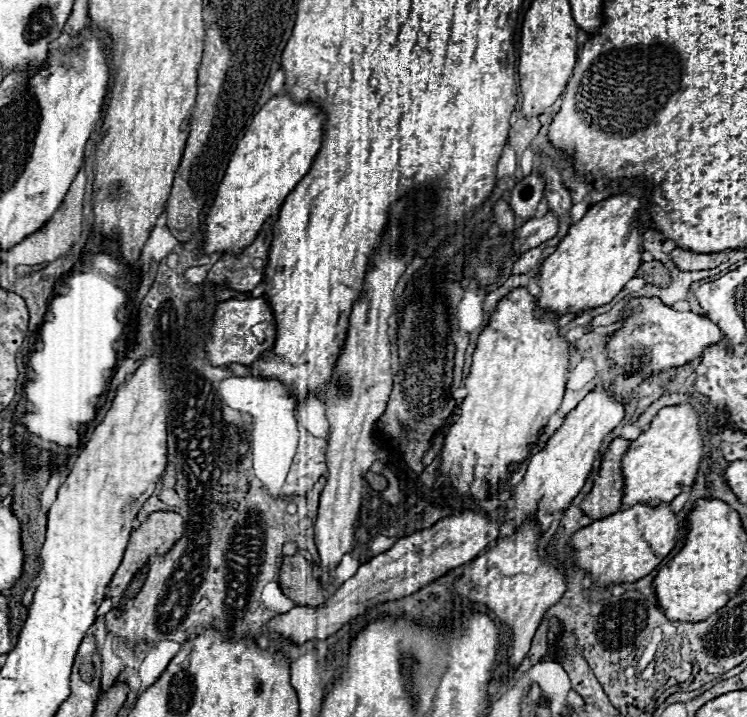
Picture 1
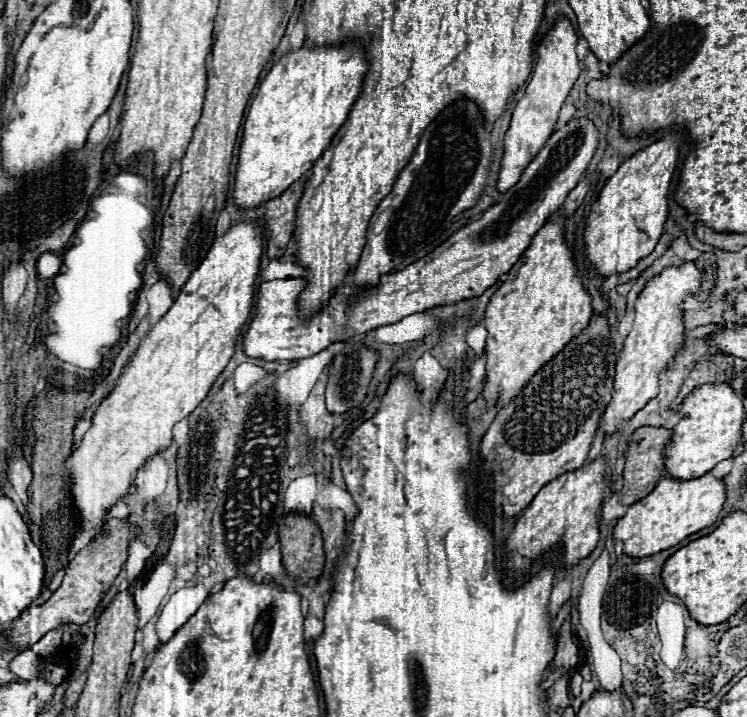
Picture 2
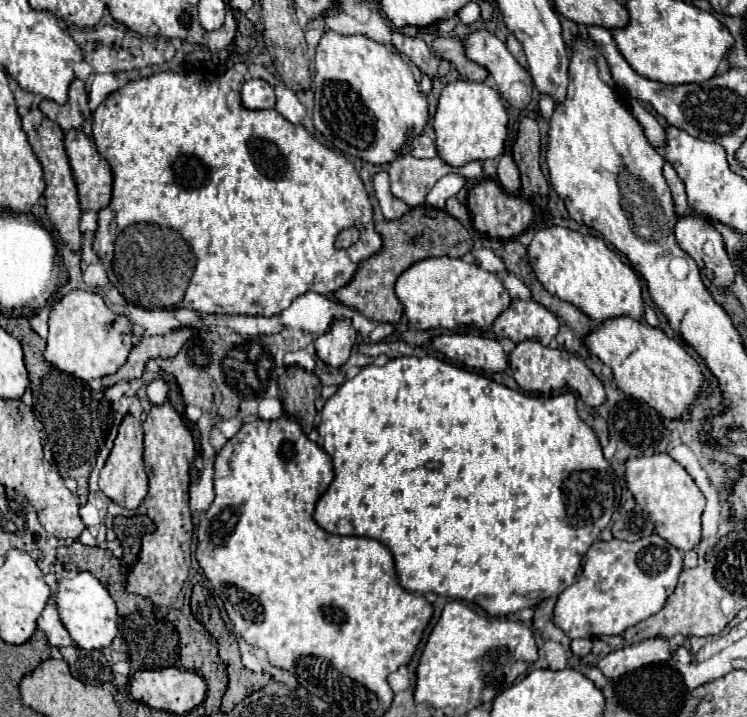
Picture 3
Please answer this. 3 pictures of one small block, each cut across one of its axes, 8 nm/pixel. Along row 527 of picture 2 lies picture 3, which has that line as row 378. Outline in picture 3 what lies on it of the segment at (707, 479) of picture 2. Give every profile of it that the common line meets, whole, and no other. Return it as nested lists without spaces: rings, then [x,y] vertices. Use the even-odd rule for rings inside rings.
[[[628,316],[606,320],[584,342],[590,352],[612,368],[616,384],[626,396],[644,400],[668,420],[688,422],[698,398],[712,394],[712,382],[704,378],[700,364],[676,340],[658,328],[650,328],[646,322],[636,322]]]

